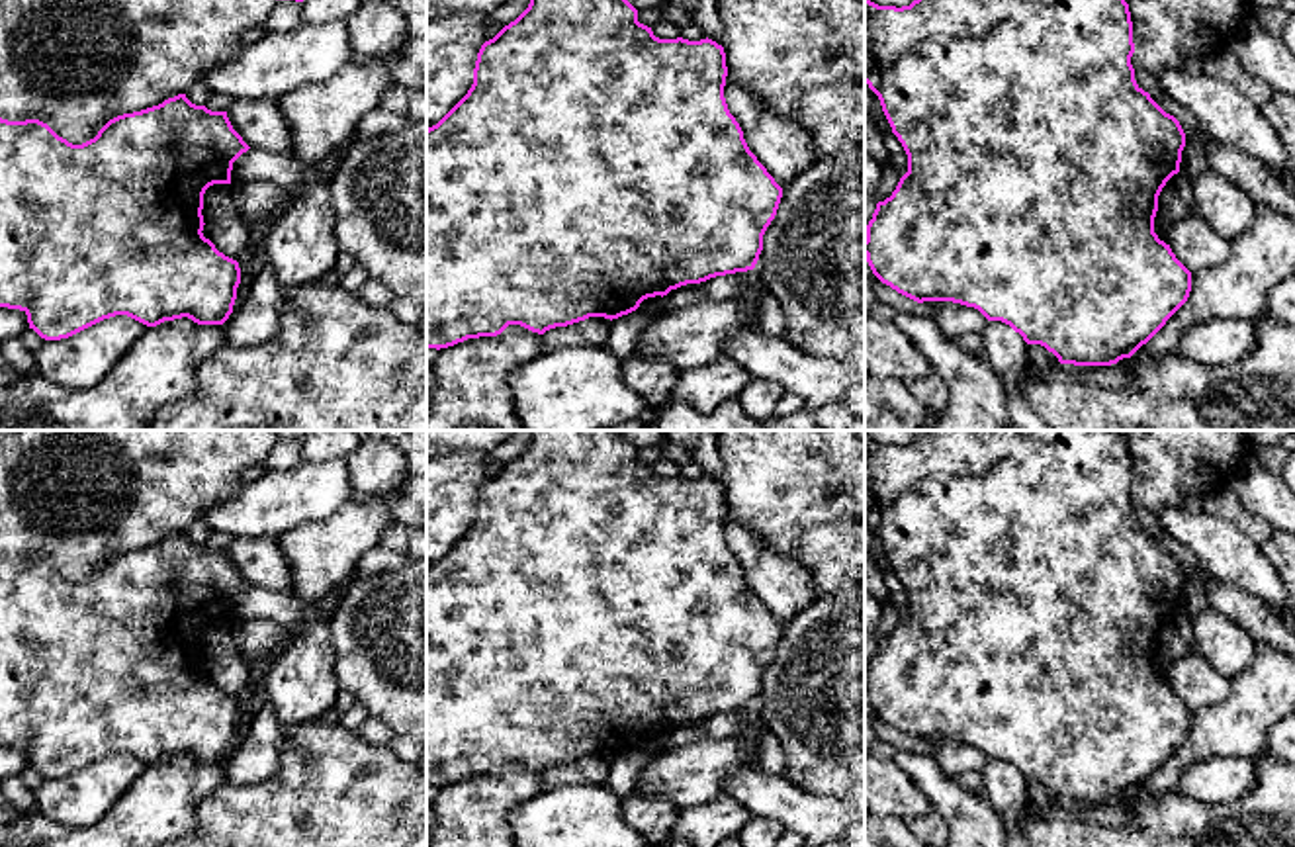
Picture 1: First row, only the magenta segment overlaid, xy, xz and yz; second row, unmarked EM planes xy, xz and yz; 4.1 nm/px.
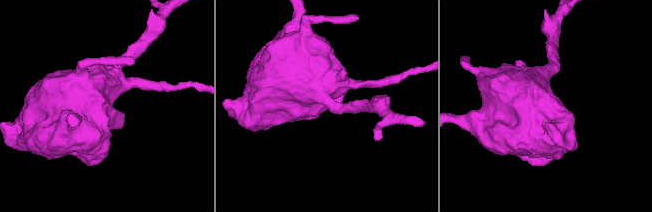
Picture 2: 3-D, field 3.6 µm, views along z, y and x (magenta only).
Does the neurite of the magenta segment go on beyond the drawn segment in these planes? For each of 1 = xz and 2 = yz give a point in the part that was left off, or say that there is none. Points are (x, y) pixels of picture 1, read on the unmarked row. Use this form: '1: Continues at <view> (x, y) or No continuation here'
1: No continuation here
2: No continuation here

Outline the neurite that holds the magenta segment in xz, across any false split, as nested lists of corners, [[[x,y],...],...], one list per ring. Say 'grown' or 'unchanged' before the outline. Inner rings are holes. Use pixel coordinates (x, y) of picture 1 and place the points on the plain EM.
unchanged | [[[530,430],[528,446],[477,491],[468,532],[426,567],[426,786],[448,786],[468,777],[497,775],[509,763],[544,773],[589,755],[618,757],[648,736],[667,734],[687,722],[753,708],[763,673],[777,653],[782,626],[749,589],[730,552],[724,524],[724,485],[712,477],[659,477],[638,460],[638,448],[620,430]]]

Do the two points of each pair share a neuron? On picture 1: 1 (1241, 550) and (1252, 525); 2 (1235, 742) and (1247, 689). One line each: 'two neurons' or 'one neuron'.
1: two neurons
2: one neuron

